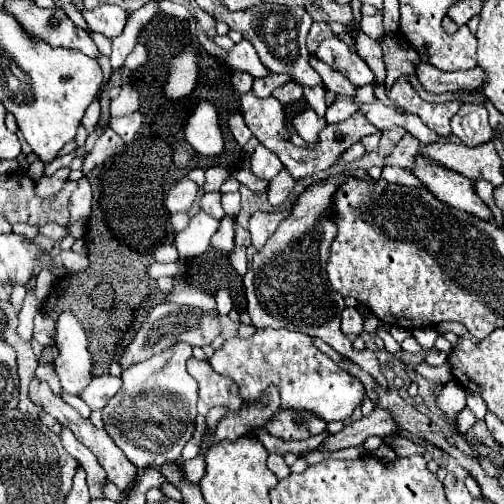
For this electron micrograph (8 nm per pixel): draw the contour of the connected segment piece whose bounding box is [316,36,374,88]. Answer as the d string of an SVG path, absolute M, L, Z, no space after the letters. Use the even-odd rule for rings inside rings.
M326 38L318 50L316 50L316 56L330 64L334 70L338 70L340 74L348 76L348 80L360 88L360 86L366 86L366 84L372 84L374 82L374 74L370 72L370 68L366 66L366 62L356 54L352 52L352 48L348 48L340 38Z

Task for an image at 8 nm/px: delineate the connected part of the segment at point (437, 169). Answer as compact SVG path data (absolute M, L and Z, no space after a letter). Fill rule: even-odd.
M416 156L414 174L428 190L432 190L448 206L464 210L484 220L494 220L492 210L480 200L474 184L462 174L446 170L440 164L432 164L430 160L424 160L422 156Z

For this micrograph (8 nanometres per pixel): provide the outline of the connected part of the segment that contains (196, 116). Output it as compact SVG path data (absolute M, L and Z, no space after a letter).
M202 100L184 126L186 144L202 156L218 156L224 152L224 134L220 128L218 108Z

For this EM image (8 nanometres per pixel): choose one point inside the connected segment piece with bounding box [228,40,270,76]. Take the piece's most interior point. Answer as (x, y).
(242, 57)

